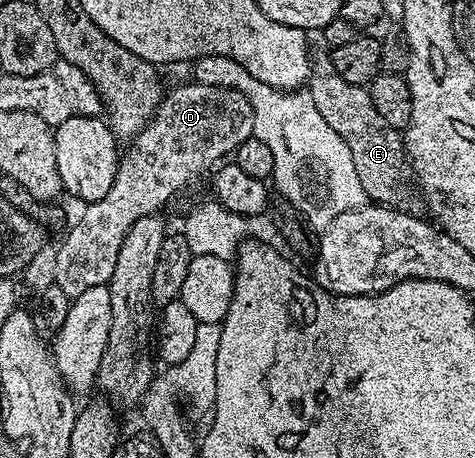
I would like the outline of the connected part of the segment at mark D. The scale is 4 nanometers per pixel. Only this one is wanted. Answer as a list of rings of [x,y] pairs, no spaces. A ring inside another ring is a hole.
[[[188,80],[185,86],[176,86],[167,91],[164,95],[163,101],[160,102],[160,106],[156,110],[156,115],[148,122],[147,126],[142,128],[142,132],[137,134],[134,141],[131,143],[132,151],[129,154],[125,153],[120,159],[120,168],[116,171],[116,179],[114,184],[110,188],[110,192],[106,192],[106,196],[102,196],[102,200],[97,202],[87,203],[83,207],[84,211],[80,214],[80,219],[71,226],[70,229],[63,235],[64,243],[60,246],[60,251],[56,254],[56,274],[54,274],[54,281],[59,287],[66,292],[66,296],[71,299],[82,296],[82,292],[88,291],[90,288],[98,288],[99,286],[107,286],[110,276],[114,276],[114,264],[118,264],[118,252],[122,248],[122,240],[126,240],[126,236],[130,232],[130,228],[140,218],[146,217],[148,214],[155,214],[163,211],[163,206],[191,180],[195,174],[200,174],[203,170],[211,171],[213,167],[217,165],[221,160],[231,155],[244,141],[252,137],[252,129],[254,128],[254,112],[252,111],[252,105],[250,100],[246,100],[246,96],[242,96],[242,92],[237,90],[231,90],[230,88],[222,88],[221,86],[211,86],[210,84],[202,84],[195,80]]]

